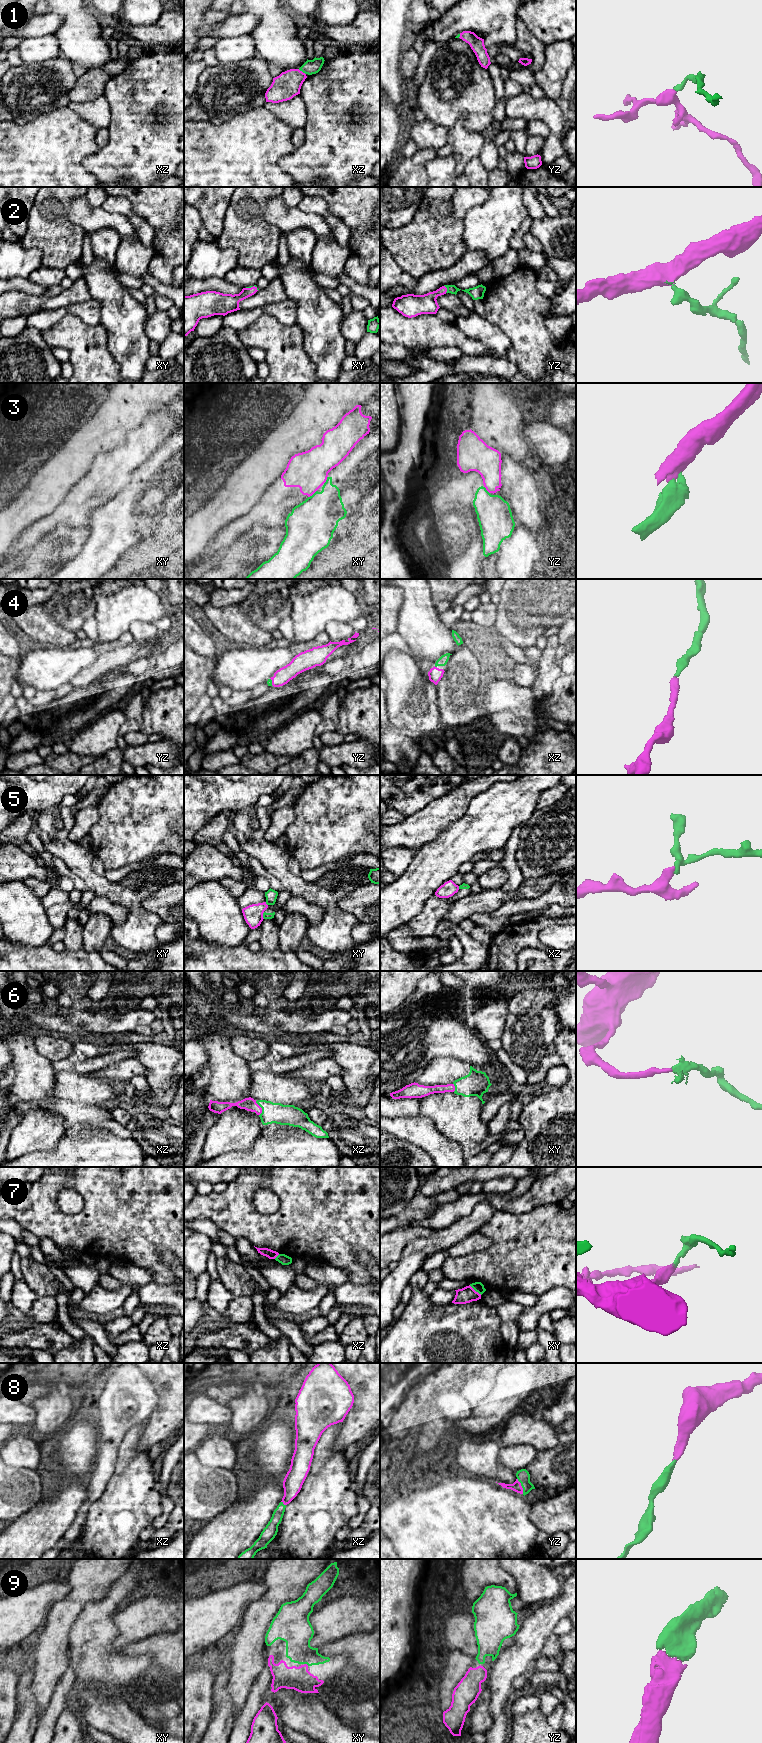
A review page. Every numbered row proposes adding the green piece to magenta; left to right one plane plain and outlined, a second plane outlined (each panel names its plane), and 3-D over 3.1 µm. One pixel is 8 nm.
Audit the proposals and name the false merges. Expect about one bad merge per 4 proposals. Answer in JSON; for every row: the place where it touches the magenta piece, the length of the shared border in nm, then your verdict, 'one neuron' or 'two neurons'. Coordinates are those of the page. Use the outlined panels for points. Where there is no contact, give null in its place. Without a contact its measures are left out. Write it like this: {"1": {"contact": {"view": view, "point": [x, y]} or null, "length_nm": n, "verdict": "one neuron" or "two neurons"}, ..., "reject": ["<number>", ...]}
{"1": {"contact": {"view": "xz", "point": [301, 71]}, "length_nm": 80, "verdict": "one neuron"}, "2": {"contact": {"view": "yz", "point": [446, 289]}, "length_nm": 70, "verdict": "one neuron"}, "3": {"contact": {"view": "xy", "point": [312, 494]}, "length_nm": 90, "verdict": "two neurons"}, "4": {"contact": {"view": "xz", "point": [434, 666]}, "length_nm": 30, "verdict": "one neuron"}, "5": {"contact": {"view": "xy", "point": [262, 915]}, "length_nm": 60, "verdict": "two neurons"}, "6": {"contact": {"view": "xz", "point": [261, 1108]}, "length_nm": 120, "verdict": "one neuron"}, "7": {"contact": {"view": "xy", "point": [474, 1290]}, "length_nm": 130, "verdict": "two neurons"}, "8": {"contact": {"view": "yz", "point": [521, 1486]}, "length_nm": 140, "verdict": "one neuron"}, "9": {"contact": {"view": "xy", "point": [306, 1664]}, "length_nm": 40, "verdict": "one neuron"}, "reject": ["3", "5", "7"]}

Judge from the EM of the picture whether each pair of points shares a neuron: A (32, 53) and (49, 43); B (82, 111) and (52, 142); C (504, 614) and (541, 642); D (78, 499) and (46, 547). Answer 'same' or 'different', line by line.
A: same
B: different
C: different
D: different

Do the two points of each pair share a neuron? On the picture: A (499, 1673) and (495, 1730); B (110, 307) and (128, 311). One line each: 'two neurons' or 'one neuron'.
A: one neuron
B: one neuron

